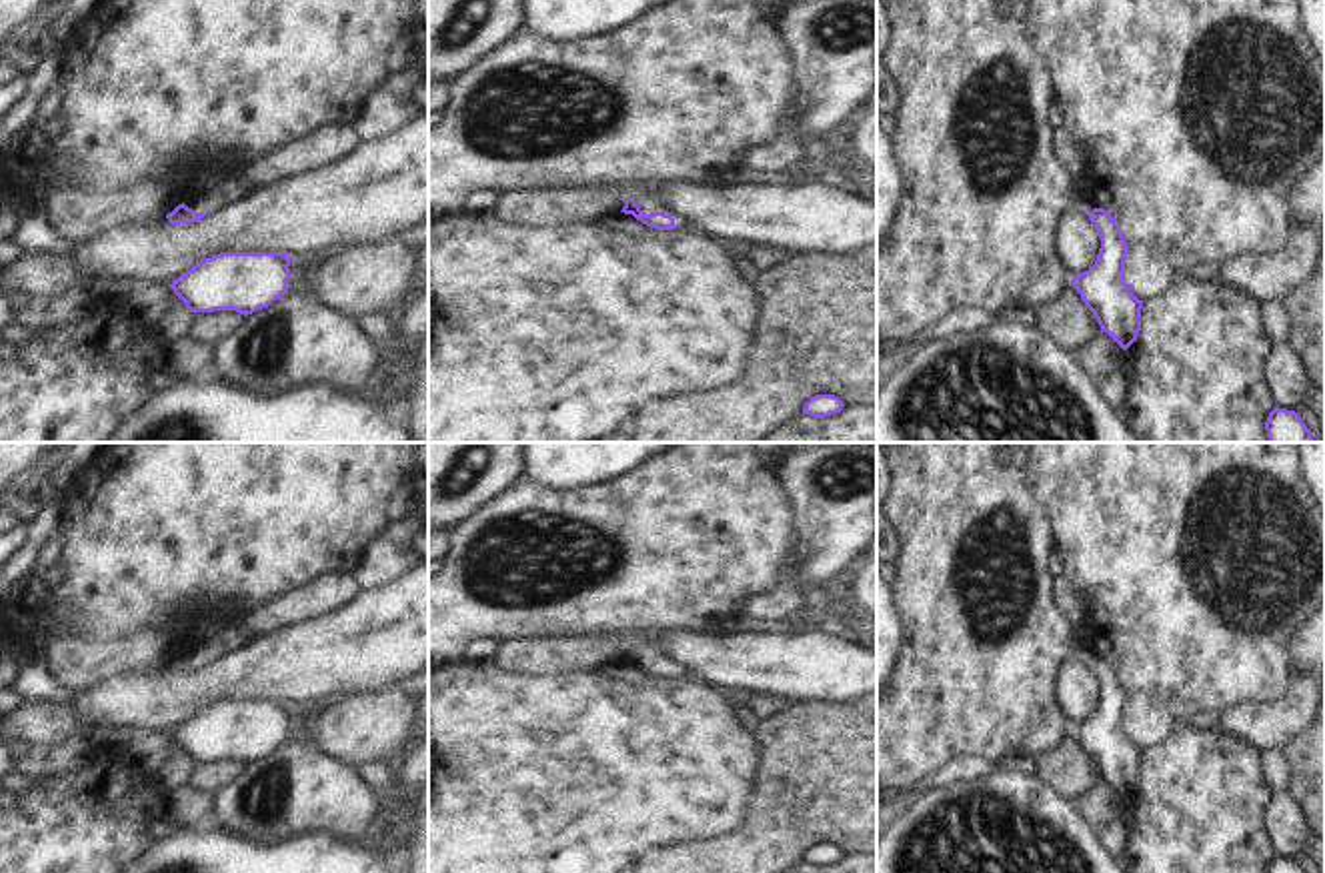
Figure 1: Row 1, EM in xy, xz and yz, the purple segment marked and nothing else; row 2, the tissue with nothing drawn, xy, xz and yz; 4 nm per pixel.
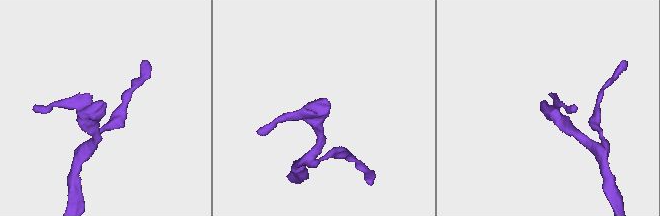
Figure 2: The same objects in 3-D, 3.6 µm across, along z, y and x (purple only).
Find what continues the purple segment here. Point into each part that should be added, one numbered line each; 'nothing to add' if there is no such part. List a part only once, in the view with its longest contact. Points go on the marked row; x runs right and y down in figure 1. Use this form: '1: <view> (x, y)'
1: xz (649, 203)

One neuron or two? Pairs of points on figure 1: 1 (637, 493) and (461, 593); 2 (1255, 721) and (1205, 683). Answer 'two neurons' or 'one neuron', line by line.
1: one neuron
2: two neurons

